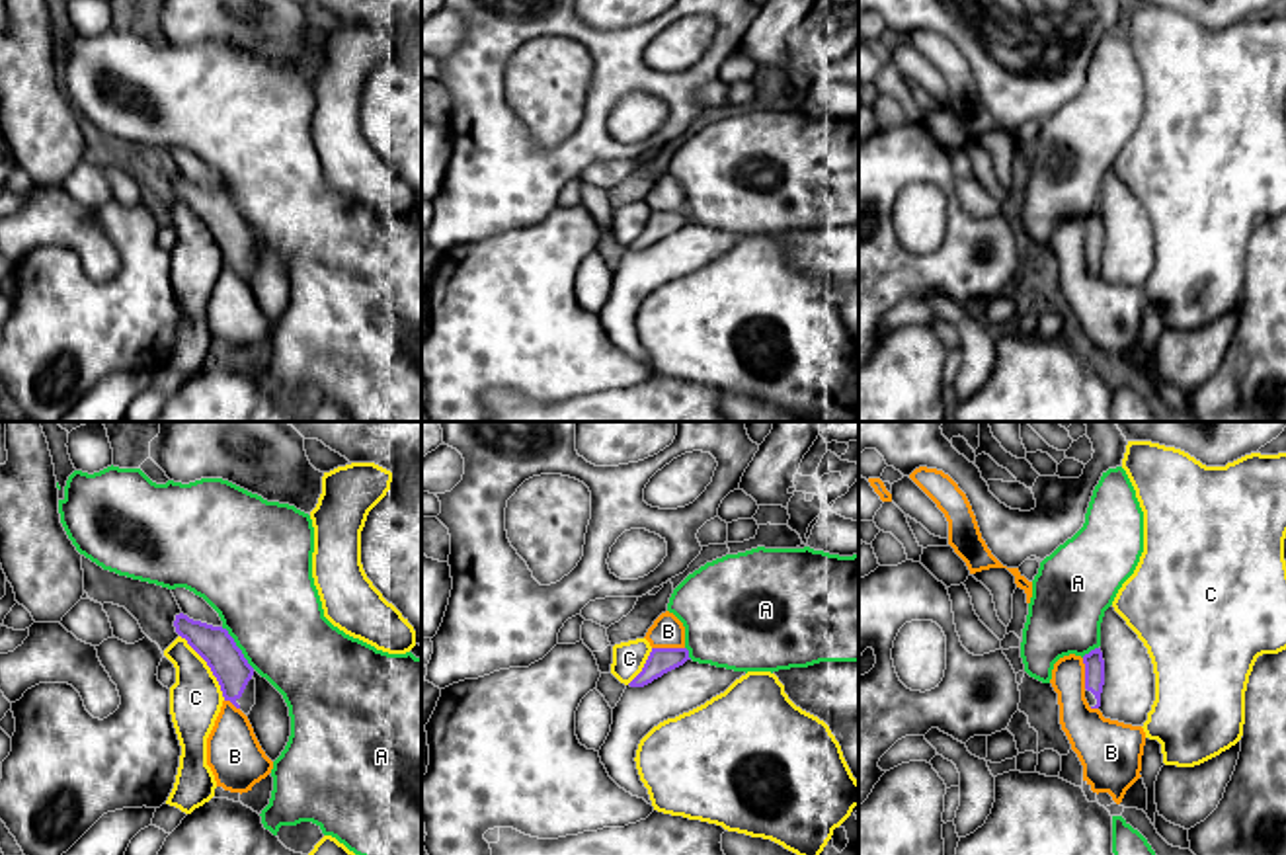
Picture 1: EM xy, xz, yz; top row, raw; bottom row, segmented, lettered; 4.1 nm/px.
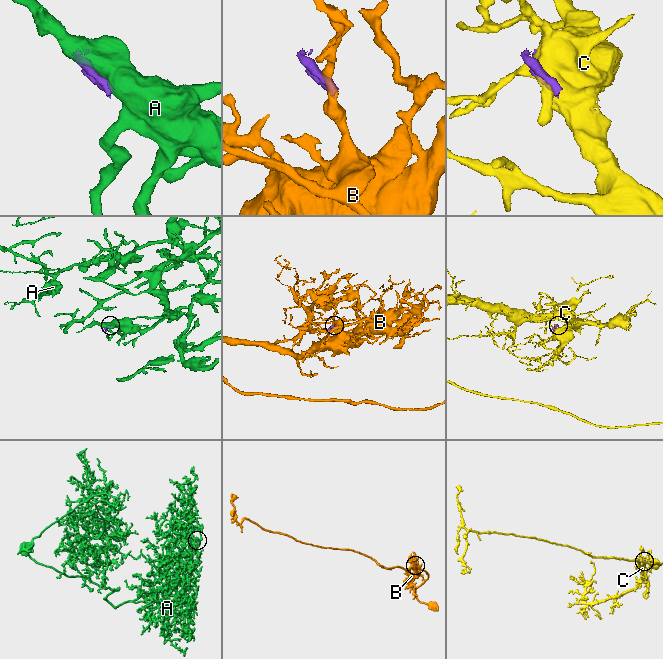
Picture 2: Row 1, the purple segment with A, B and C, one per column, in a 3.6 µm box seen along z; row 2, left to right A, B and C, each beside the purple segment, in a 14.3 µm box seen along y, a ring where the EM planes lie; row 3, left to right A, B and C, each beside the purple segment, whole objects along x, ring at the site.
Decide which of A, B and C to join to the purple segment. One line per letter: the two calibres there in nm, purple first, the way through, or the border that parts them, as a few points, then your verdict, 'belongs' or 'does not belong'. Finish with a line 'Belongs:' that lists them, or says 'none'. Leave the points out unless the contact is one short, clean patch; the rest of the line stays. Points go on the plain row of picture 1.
A: 150 nm thick on the purple side, 420 nm on the other; border along xy (221, 190), (254, 231); does not belong
B: 110 nm thick on the purple side, 140 nm on the other; border along xz (652, 209), (683, 211); does not belong
C: 150 nm thick on the purple side, 220 nm on the other; does not belong
Belongs: none

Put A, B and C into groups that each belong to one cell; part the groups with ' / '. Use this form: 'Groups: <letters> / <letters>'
Groups: A / B / C

